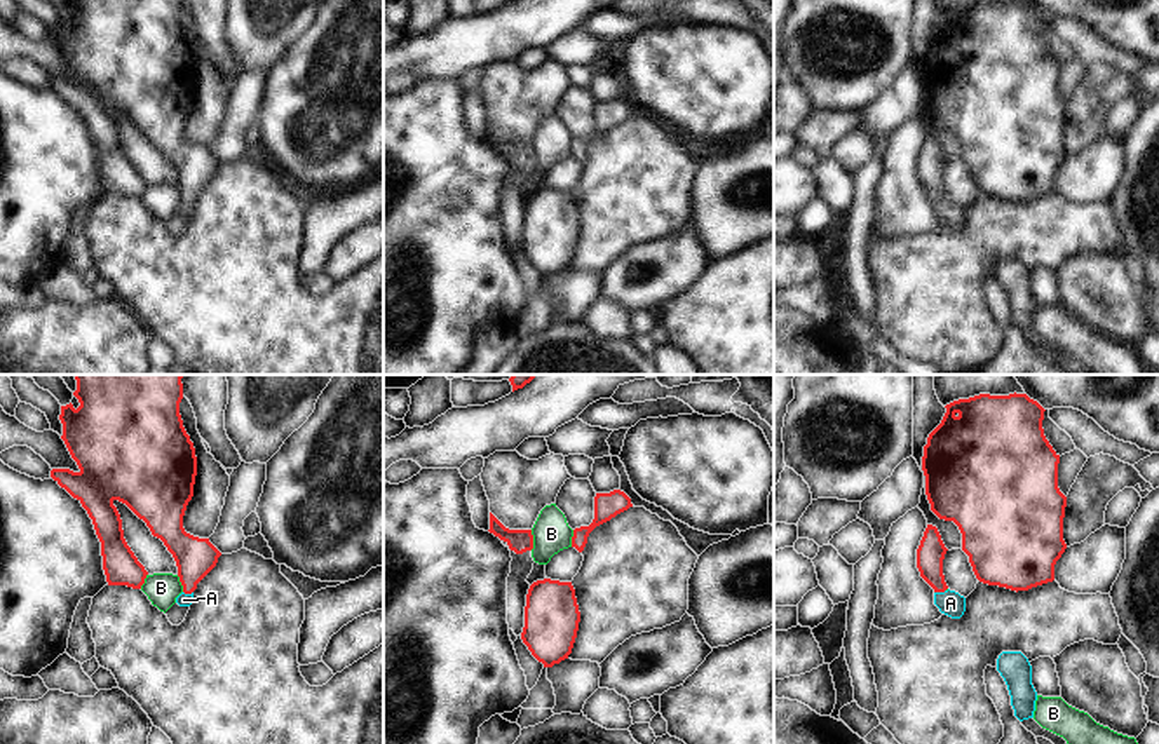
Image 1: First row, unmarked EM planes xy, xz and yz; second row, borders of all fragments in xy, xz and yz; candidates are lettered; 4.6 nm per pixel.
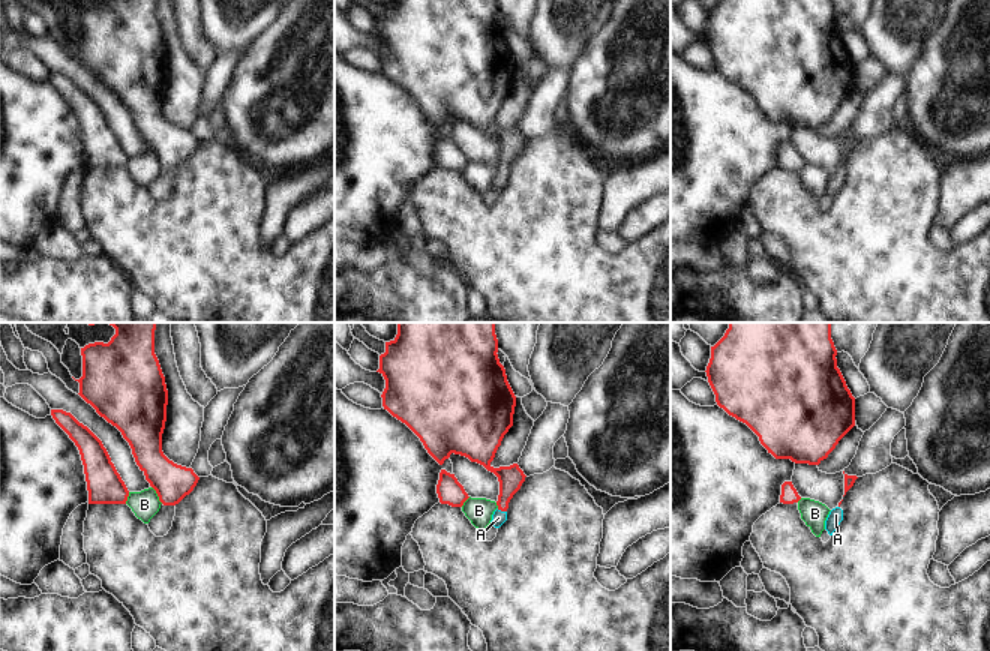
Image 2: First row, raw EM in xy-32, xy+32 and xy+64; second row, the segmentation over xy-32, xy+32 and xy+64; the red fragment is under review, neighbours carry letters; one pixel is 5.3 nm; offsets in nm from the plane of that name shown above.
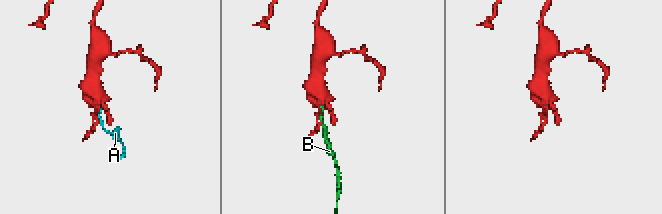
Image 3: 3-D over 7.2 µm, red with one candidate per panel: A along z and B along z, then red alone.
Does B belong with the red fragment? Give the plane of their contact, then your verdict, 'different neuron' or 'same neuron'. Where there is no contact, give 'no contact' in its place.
xz | different neuron

